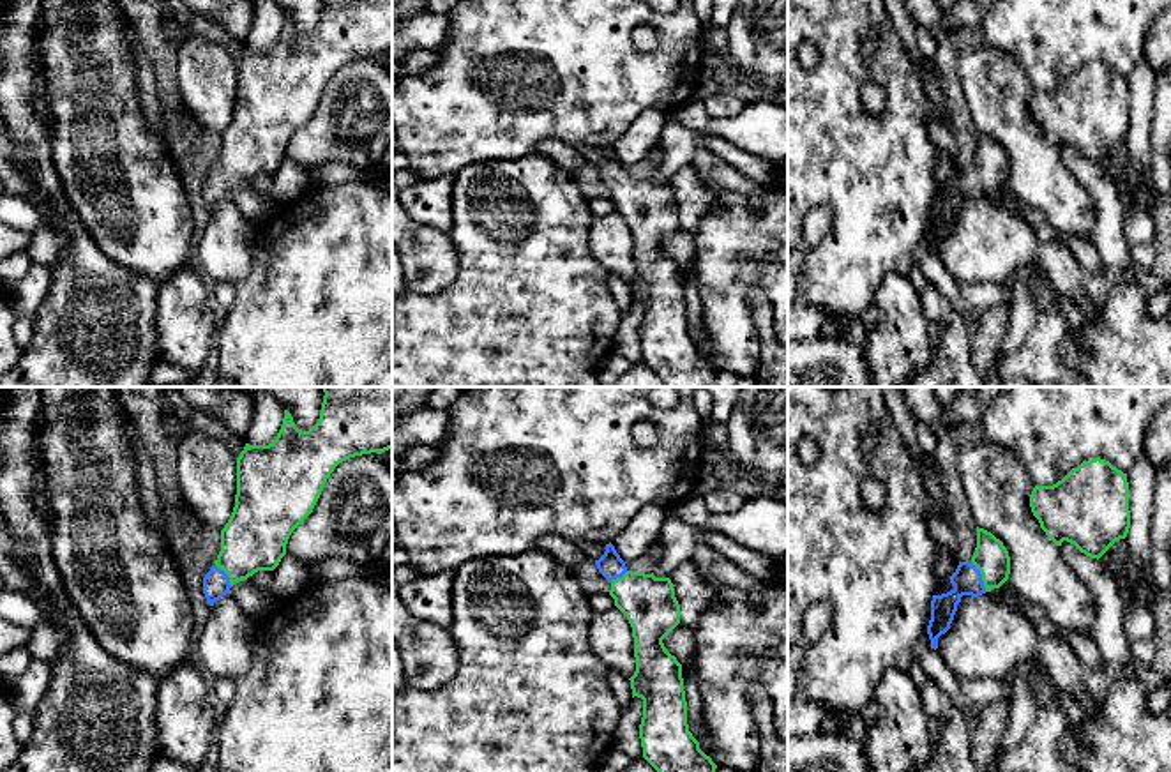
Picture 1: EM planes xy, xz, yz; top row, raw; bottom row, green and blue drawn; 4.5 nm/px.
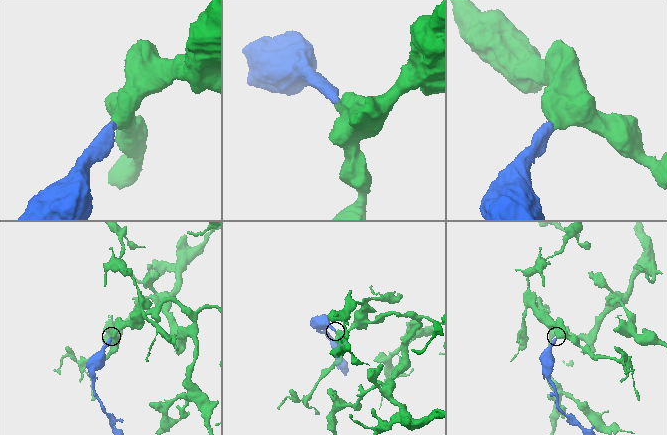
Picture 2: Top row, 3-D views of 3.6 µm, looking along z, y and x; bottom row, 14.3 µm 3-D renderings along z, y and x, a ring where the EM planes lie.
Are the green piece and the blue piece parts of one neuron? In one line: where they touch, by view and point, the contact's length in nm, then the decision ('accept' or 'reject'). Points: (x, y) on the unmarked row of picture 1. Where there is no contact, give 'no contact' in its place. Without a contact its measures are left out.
yz (982, 181) | 150 nm | accept

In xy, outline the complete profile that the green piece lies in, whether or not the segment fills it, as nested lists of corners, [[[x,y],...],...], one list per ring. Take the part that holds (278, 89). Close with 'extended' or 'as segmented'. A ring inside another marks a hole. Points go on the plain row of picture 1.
[[[323,0],[318,26],[300,35],[288,14],[276,44],[249,49],[237,62],[233,117],[221,134],[221,155],[203,182],[210,210],[258,175],[274,175],[286,159],[291,136],[313,117],[334,72],[355,60],[392,53],[392,0]]] | extended

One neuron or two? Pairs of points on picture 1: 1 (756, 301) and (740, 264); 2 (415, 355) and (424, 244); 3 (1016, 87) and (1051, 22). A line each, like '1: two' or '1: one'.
1: two
2: two
3: two

